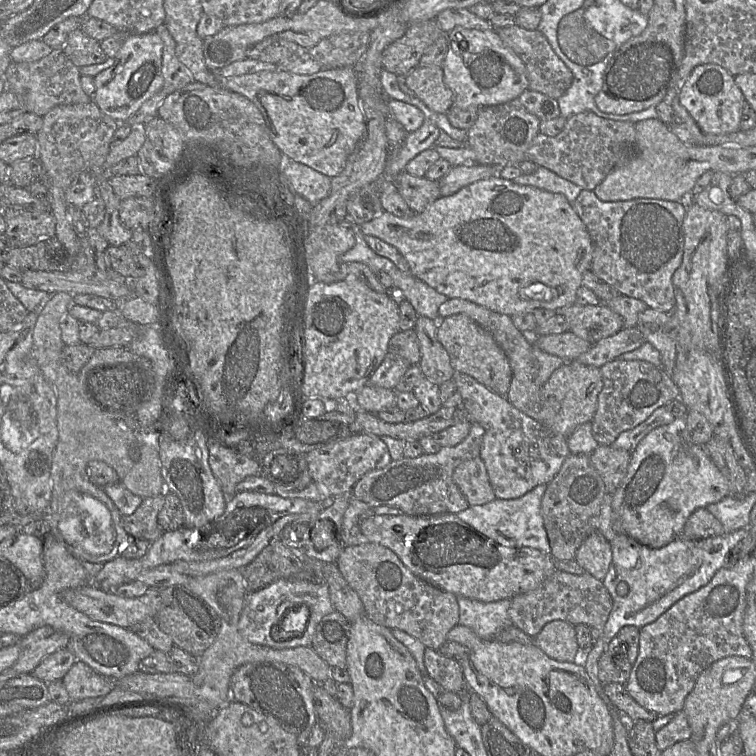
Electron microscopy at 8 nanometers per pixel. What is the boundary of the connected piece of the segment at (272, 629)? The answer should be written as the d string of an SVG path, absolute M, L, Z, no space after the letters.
M280 579L260 590L248 593L239 620L239 631L242 636L253 644L274 649L312 646L317 625L324 616L335 610L329 593L328 584L324 580L314 583L300 579Z

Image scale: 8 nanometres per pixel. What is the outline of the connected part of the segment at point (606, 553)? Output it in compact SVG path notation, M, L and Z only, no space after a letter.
M599 531L592 533L578 548L575 561L586 573L603 582L612 562L610 542Z

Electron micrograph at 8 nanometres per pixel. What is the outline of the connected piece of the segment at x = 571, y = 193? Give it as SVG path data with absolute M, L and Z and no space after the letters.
M538 166L532 174L521 174L513 181L520 185L532 186L544 191L563 194L571 204L578 198L582 191L580 186L542 166Z

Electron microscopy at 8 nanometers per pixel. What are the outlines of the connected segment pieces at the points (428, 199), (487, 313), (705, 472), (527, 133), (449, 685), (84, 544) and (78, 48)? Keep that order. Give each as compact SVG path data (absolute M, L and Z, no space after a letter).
M402 171L394 180L400 195L415 212L421 213L441 197L438 180L417 177Z
M458 298L445 301L440 305L438 313L440 319L456 314L465 314L492 335L495 342L507 356L512 370L512 380L506 396L507 399L515 408L523 412L525 415L535 421L539 421L542 386L537 385L535 382L538 374L538 362L533 355L532 343L524 333L514 326L512 318L506 314L500 314L489 310L471 301Z
M681 417L647 434L632 452L626 477L612 495L612 509L620 523L620 531L650 548L661 548L682 536L686 521L695 510L706 508L729 495L729 481L713 462L706 447L684 439L686 427L687 419Z
M518 98L502 104L480 107L475 123L468 130L465 144L473 151L473 161L477 164L498 168L507 165L519 166L527 160L526 151L539 133L540 121L526 110Z
M426 648L424 665L429 677L447 691L458 694L467 688L459 661L441 655L438 650Z
M67 491L64 494L64 496L60 499L59 509L58 509L58 530L61 534L67 548L81 561L88 561L88 560L84 559L84 554L88 554L88 555L91 555L94 557L100 557L101 555L109 553L112 550L113 544L114 544L115 539L116 539L116 531L115 531L115 528L113 526L112 518L111 518L109 510L101 502L98 502L93 497L89 497L87 495L84 495L78 491Z
M77 28L69 33L61 50L79 68L102 63L107 58L100 42L88 36L81 28Z

